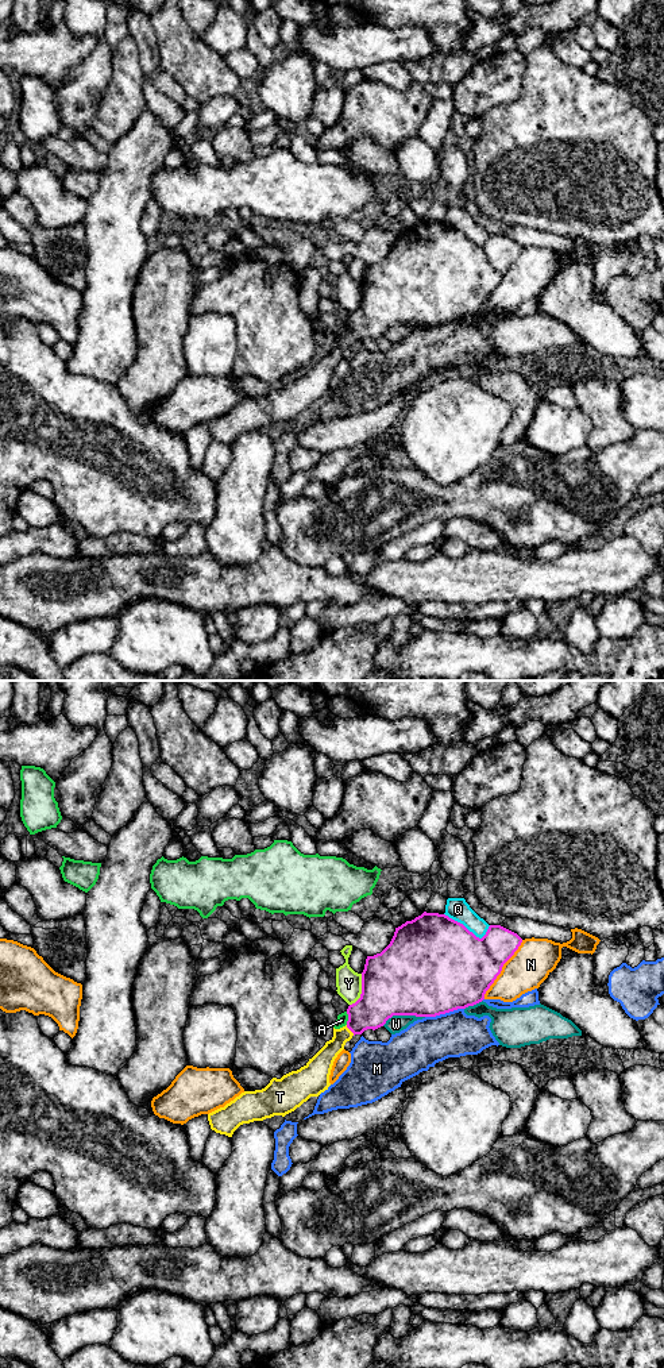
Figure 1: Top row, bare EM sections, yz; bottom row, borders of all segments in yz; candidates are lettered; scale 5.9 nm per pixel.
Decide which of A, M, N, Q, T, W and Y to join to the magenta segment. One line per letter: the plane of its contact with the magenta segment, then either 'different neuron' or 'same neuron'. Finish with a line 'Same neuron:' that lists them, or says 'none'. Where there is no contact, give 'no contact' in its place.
A: yz | different neuron
M: yz | different neuron
N: yz | different neuron
Q: yz | different neuron
T: yz | same neuron
W: yz | different neuron
Y: yz | different neuron
Same neuron: T

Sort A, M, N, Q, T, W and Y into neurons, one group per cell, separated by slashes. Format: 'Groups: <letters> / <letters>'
Groups: A / M / N / Q / T / W / Y

